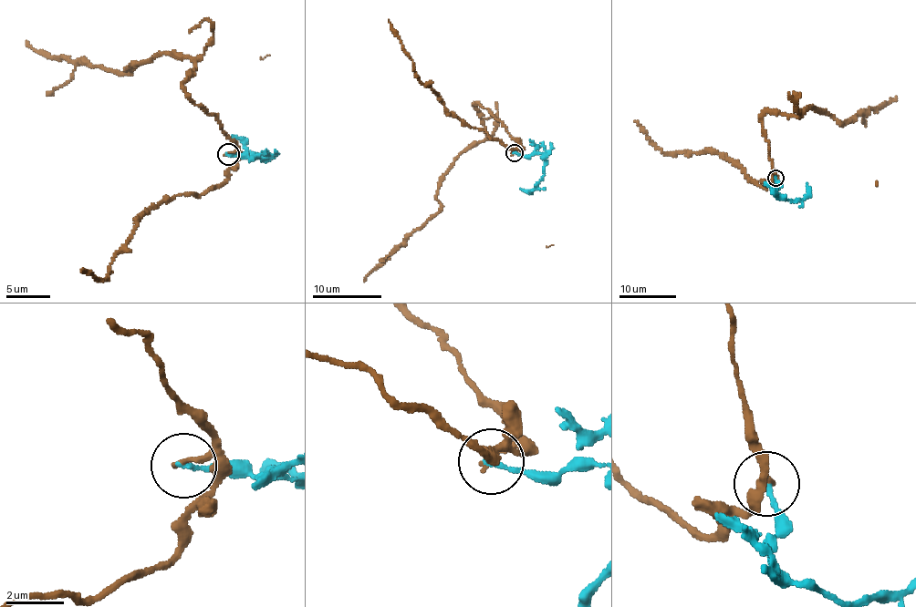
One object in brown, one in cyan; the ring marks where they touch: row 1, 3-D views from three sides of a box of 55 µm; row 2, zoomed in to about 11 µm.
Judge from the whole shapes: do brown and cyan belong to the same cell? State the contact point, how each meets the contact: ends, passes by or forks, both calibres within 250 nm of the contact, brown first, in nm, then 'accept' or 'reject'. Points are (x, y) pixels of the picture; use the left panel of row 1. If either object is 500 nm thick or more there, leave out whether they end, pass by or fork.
(228, 154) | brown ends | cyan ends | 180/150 nm | reject

